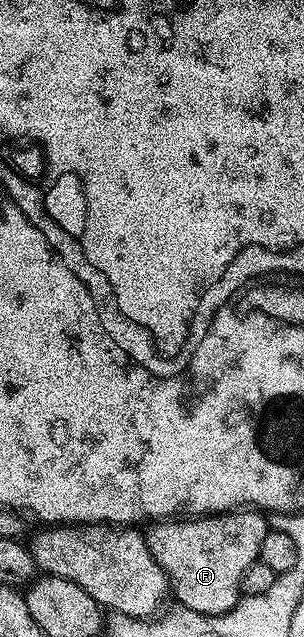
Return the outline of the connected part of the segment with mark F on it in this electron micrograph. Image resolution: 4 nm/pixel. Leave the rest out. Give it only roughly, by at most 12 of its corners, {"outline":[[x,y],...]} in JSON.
{"outline":[[259,510],[163,518],[147,545],[197,614],[241,599],[269,520]]}

